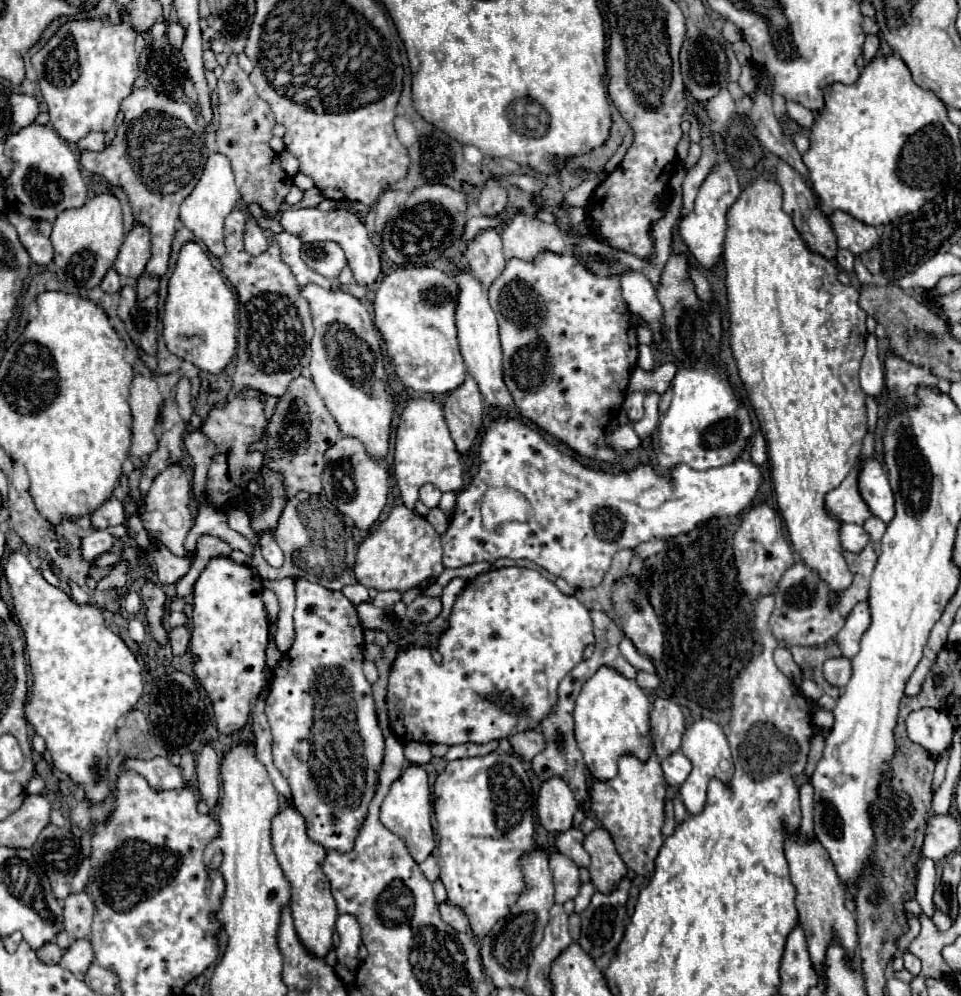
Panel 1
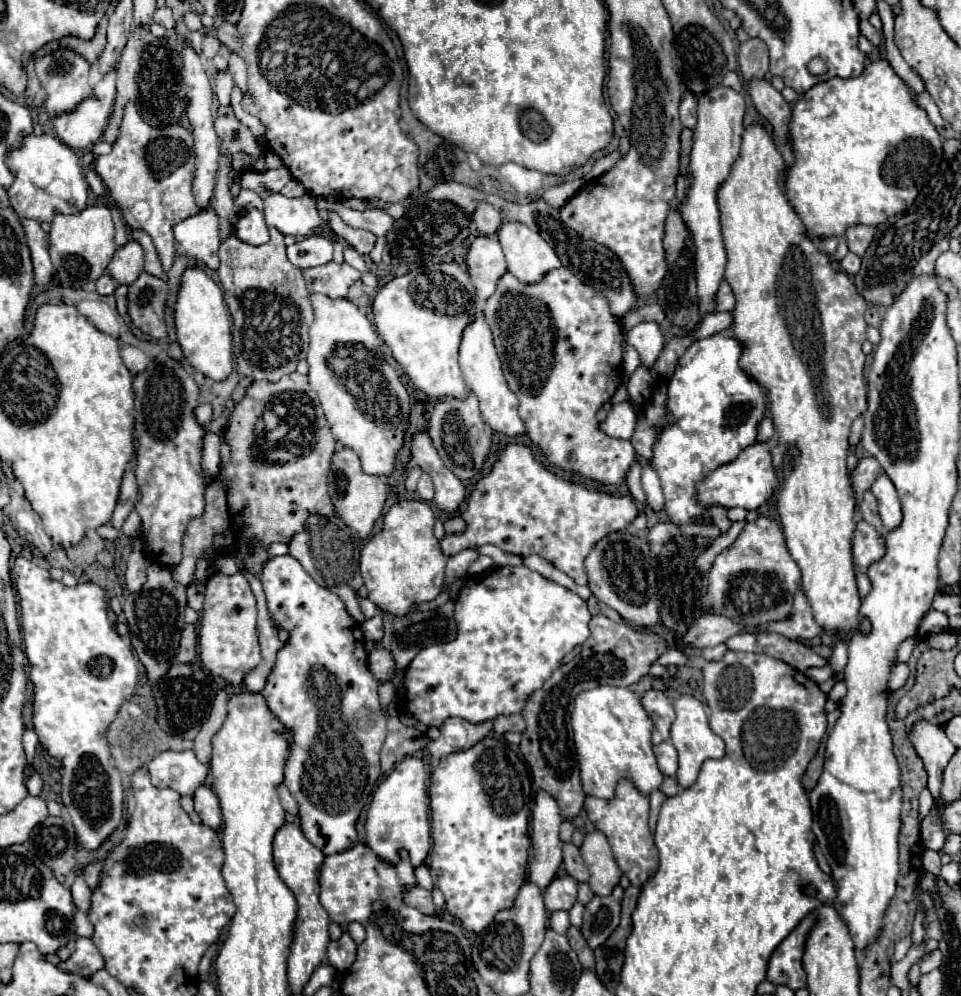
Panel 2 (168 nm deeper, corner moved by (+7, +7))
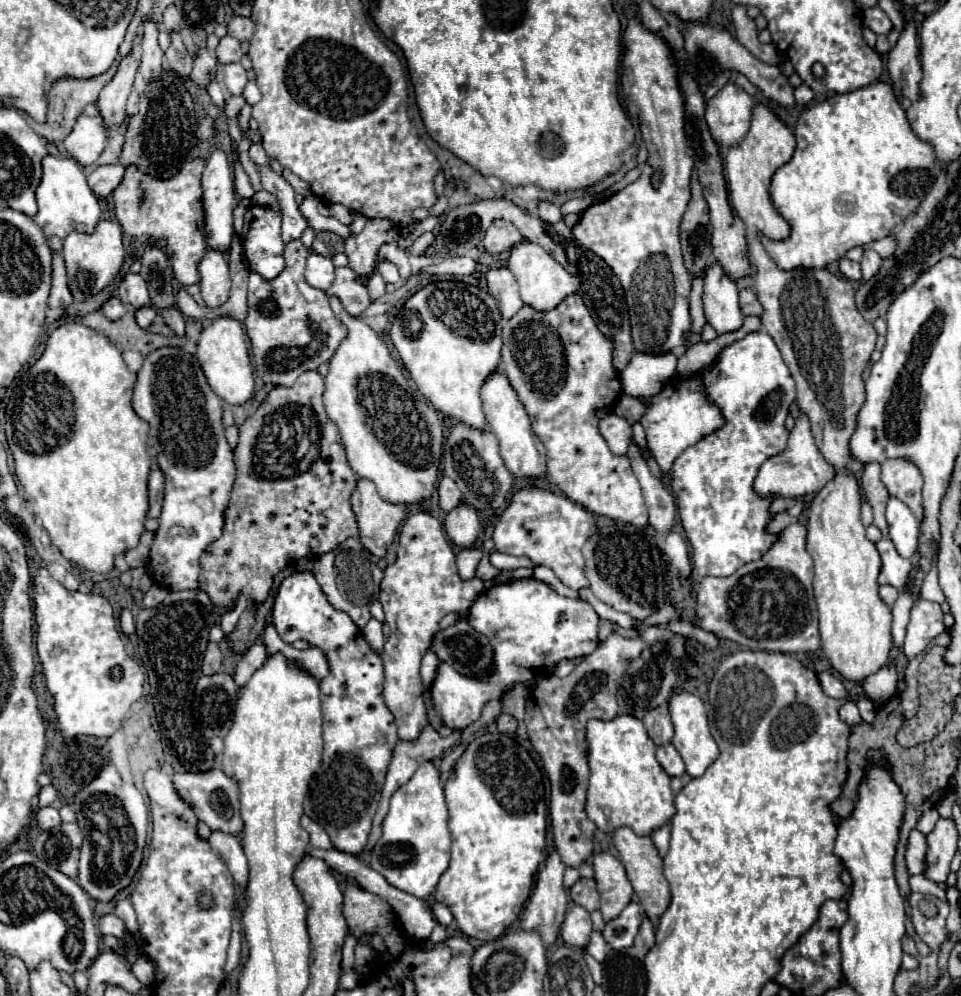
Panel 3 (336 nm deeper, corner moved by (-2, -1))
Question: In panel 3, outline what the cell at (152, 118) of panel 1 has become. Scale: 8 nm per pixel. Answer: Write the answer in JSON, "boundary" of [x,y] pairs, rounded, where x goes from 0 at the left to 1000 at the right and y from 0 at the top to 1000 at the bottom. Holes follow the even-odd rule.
{"boundary":[[[199,159],[186,169],[184,175],[176,179],[165,179],[136,165],[132,167],[126,185],[118,191],[120,217],[128,227],[128,233],[147,245],[159,245],[172,241],[180,275],[190,287],[207,283],[205,259],[213,255],[213,235],[211,235],[213,219],[209,205],[211,167],[213,167],[211,159]]]}

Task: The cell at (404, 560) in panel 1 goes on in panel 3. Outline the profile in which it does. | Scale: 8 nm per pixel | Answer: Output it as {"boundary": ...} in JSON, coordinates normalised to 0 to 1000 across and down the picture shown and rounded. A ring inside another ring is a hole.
{"boundary":[[[446,514],[428,516],[419,524],[415,534],[413,562],[399,572],[394,592],[394,604],[399,606],[401,624],[407,631],[407,639],[403,641],[396,655],[401,671],[399,701],[413,725],[415,743],[432,743],[444,729],[436,669],[440,657],[446,651],[446,645],[451,643],[451,637],[457,633],[457,622],[467,614],[486,614],[501,594],[503,582],[482,582],[478,578],[471,546],[467,544],[459,524]]]}

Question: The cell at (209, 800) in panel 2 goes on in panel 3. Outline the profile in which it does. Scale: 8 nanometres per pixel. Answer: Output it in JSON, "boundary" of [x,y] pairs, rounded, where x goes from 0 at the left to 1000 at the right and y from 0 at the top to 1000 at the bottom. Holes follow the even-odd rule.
{"boundary":[[[224,833],[217,839],[217,847],[222,849],[222,853],[228,857],[228,861],[236,867],[236,871],[240,873],[242,882],[247,884],[247,888],[251,892],[255,892],[255,878],[257,878],[257,861],[247,845],[247,839],[242,837],[234,837],[230,833]]]}

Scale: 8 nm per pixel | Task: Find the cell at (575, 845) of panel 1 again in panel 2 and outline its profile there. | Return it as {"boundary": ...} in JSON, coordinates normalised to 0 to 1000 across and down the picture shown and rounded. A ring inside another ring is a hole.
{"boundary":[[[595,845],[587,847],[587,873],[589,873],[591,880],[599,882],[601,888],[612,886],[612,873],[610,873],[610,869],[606,865],[604,853]]]}

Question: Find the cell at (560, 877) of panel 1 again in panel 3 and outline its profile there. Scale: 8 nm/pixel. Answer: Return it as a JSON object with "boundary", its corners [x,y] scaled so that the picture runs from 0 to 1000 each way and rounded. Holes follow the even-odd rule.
{"boundary":[[[594,908],[590,918],[588,918],[588,924],[584,928],[584,940],[586,944],[592,948],[592,950],[598,950],[598,952],[607,952],[613,944],[613,938],[615,938],[615,922],[613,922],[613,916],[602,910],[602,908]]]}

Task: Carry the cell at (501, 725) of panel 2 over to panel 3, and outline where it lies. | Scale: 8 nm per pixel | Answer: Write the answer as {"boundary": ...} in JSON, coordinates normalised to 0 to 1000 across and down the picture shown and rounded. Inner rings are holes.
{"boundary":[[[521,717],[521,721],[517,721],[517,733],[523,735],[523,737],[530,737],[534,739],[536,733],[538,733],[538,723],[532,719],[532,717]]]}

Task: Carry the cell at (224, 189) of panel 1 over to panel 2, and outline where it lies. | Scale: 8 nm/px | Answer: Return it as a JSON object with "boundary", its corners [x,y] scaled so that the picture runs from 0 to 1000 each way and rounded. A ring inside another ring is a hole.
{"boundary":[[[214,209],[181,227],[183,243],[189,255],[202,259],[219,271],[227,271],[227,217],[223,209]]]}

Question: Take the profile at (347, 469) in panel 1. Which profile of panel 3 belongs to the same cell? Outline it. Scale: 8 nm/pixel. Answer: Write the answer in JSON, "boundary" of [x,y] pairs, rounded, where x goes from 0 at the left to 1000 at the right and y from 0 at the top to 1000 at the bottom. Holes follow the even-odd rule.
{"boundary":[[[374,480],[365,496],[367,514],[371,518],[374,540],[378,548],[392,560],[399,560],[409,544],[417,524],[421,522],[421,508],[399,502],[388,484]]]}

